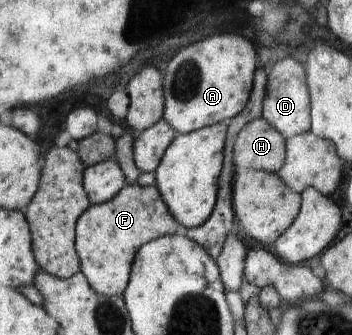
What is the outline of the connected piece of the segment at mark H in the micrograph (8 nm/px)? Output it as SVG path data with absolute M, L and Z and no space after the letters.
M264 118L251 121L238 135L233 147L237 169L277 172L286 159L286 139Z

